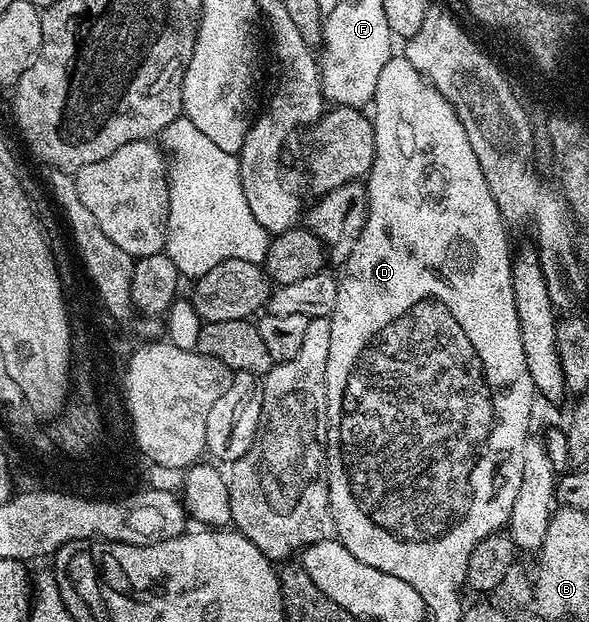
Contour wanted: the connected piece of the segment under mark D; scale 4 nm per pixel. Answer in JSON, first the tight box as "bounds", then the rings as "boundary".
{"bounds":[323,54,535,604],"boundary":[[[403,54],[393,55],[387,62],[387,66],[383,66],[383,74],[379,76],[379,86],[373,95],[371,119],[373,121],[373,133],[375,134],[375,159],[373,159],[373,169],[370,170],[367,177],[369,213],[367,214],[367,222],[355,242],[355,250],[349,255],[347,261],[349,276],[340,277],[338,300],[335,302],[332,315],[329,316],[331,322],[331,350],[327,354],[327,418],[325,419],[323,443],[325,445],[325,471],[329,474],[331,510],[337,523],[336,539],[340,540],[343,546],[347,546],[347,550],[351,550],[351,554],[355,554],[355,558],[359,558],[359,562],[367,562],[367,566],[375,566],[375,570],[384,570],[387,574],[395,574],[395,578],[403,578],[403,582],[415,586],[415,590],[419,590],[419,594],[424,596],[425,600],[447,598],[455,604],[459,598],[457,588],[462,587],[464,589],[467,584],[465,575],[467,574],[467,562],[471,558],[471,550],[475,550],[475,546],[479,542],[483,542],[483,538],[487,538],[491,531],[491,518],[485,513],[485,504],[489,504],[489,508],[497,508],[497,512],[501,512],[501,508],[505,508],[505,504],[501,504],[501,500],[497,500],[497,496],[519,494],[519,482],[523,482],[523,450],[525,449],[525,441],[530,439],[531,436],[529,419],[533,416],[535,389],[531,382],[531,370],[527,370],[527,354],[523,352],[519,314],[515,308],[514,257],[511,252],[509,256],[509,236],[505,233],[507,231],[505,219],[501,217],[501,211],[493,197],[491,186],[481,169],[479,158],[475,156],[475,150],[471,148],[471,142],[467,138],[467,130],[463,130],[463,122],[457,116],[457,111],[450,106],[449,99],[439,92],[436,86],[430,84],[425,79],[425,75],[417,70]]]}

